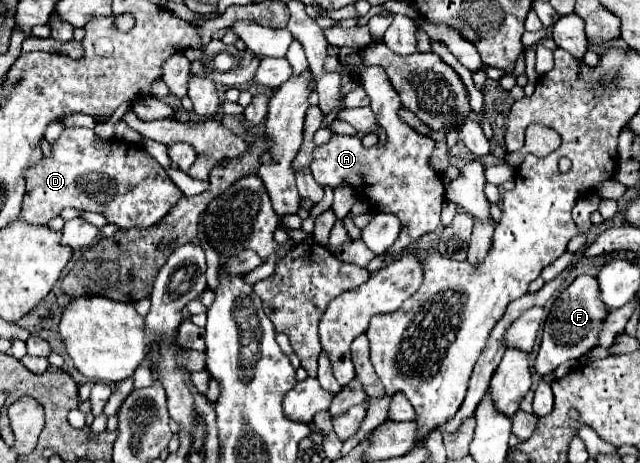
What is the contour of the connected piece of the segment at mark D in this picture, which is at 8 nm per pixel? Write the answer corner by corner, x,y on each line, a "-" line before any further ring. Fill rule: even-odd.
65,128
51,144
51,156
41,158
25,172
21,218
29,224
47,224
63,208
101,212
119,228
149,228
157,224
183,196
167,172
137,144
99,140
93,130

